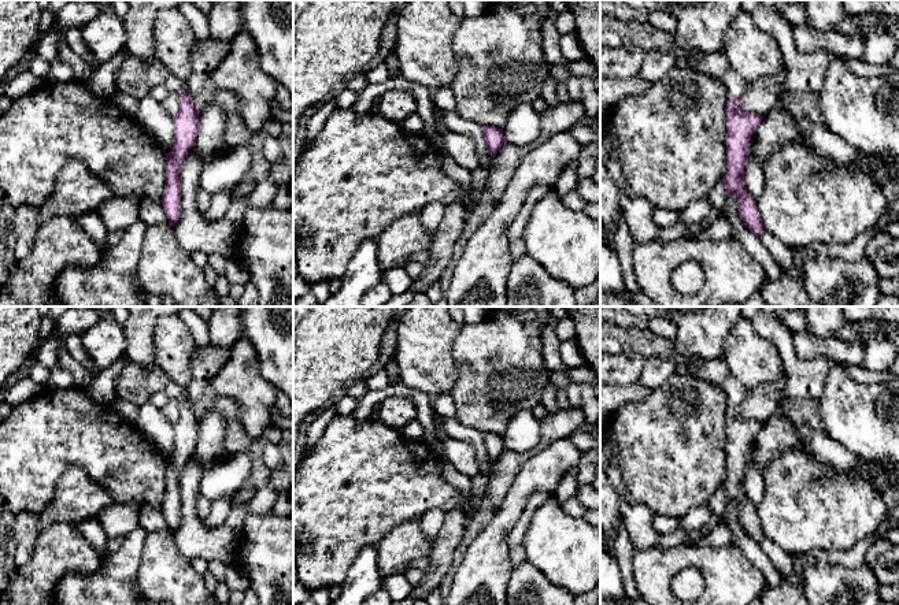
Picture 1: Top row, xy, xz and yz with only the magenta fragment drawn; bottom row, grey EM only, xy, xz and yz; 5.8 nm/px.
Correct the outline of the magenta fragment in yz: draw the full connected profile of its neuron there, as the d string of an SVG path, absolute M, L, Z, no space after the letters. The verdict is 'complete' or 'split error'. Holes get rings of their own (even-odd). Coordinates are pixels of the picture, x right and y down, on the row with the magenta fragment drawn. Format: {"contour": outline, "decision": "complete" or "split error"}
{"contour": "M724 52L691 57L684 67L718 78L726 88L726 167L722 179L728 197L737 198L741 220L759 238L763 224L756 203L746 188L744 164L751 136L756 133L763 116L741 111L740 97L748 83L730 67Z", "decision": "split error"}

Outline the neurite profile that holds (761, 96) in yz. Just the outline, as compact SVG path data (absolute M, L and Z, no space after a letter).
M784 64L777 75L748 83L740 97L741 111L765 116L776 107L778 96L788 89L787 78L788 68Z

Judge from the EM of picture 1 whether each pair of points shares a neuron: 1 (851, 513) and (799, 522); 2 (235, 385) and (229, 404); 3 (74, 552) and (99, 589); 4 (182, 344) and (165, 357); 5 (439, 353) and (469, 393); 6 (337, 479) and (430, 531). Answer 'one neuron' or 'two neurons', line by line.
1: one neuron
2: two neurons
3: two neurons
4: one neuron
5: two neurons
6: two neurons

